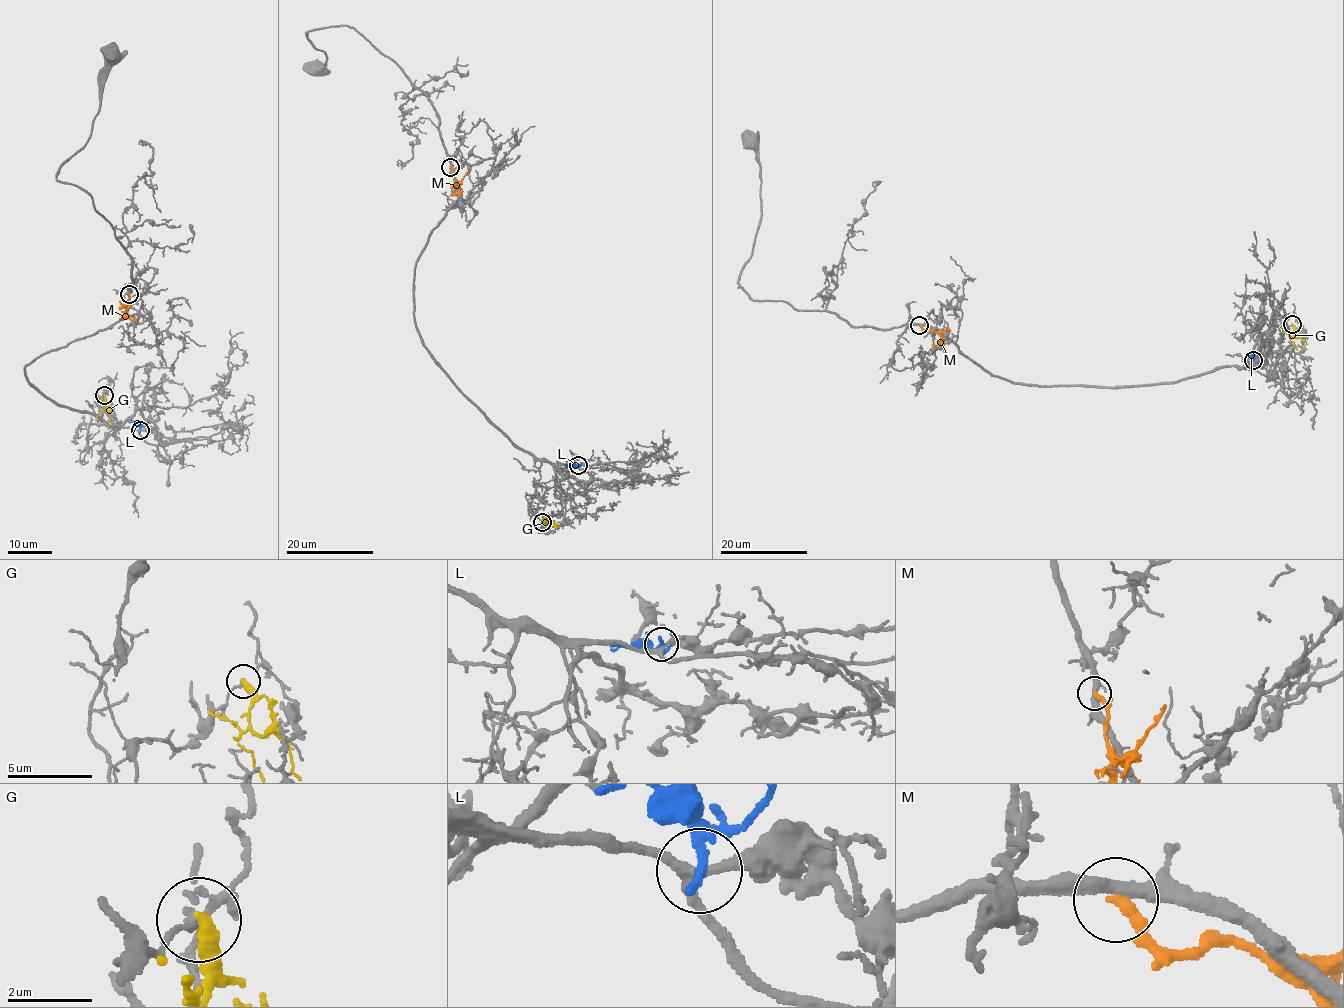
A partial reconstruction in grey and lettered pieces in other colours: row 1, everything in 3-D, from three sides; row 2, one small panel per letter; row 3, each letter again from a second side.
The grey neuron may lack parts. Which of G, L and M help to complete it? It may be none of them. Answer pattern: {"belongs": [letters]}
{"belongs": []}

